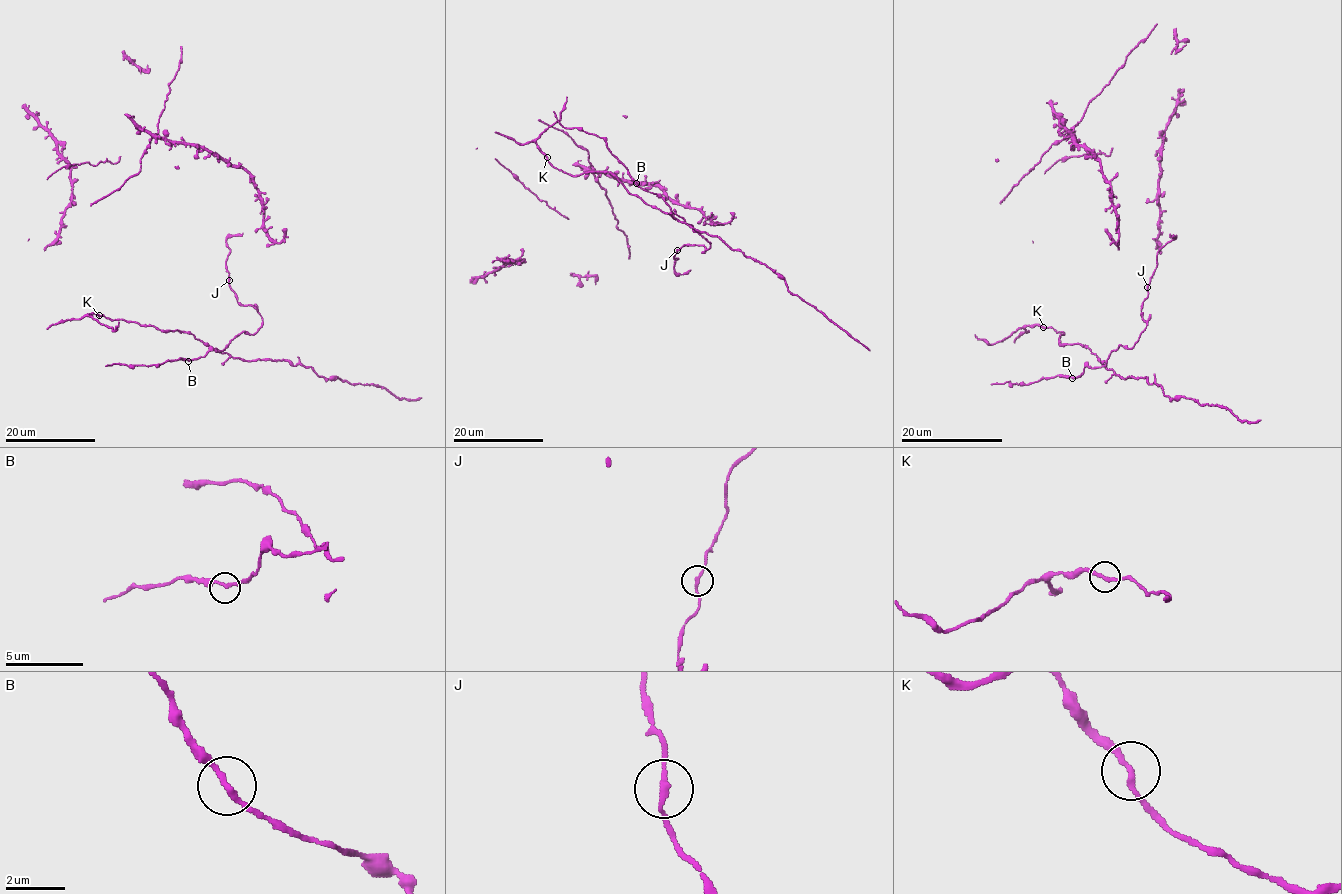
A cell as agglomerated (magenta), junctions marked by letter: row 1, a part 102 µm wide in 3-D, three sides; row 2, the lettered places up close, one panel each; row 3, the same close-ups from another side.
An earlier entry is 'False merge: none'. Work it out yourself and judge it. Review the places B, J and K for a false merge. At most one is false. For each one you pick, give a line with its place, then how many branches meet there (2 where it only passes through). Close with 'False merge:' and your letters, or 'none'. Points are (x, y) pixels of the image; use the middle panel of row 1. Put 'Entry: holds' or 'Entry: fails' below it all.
False merge: none
Entry: holds

